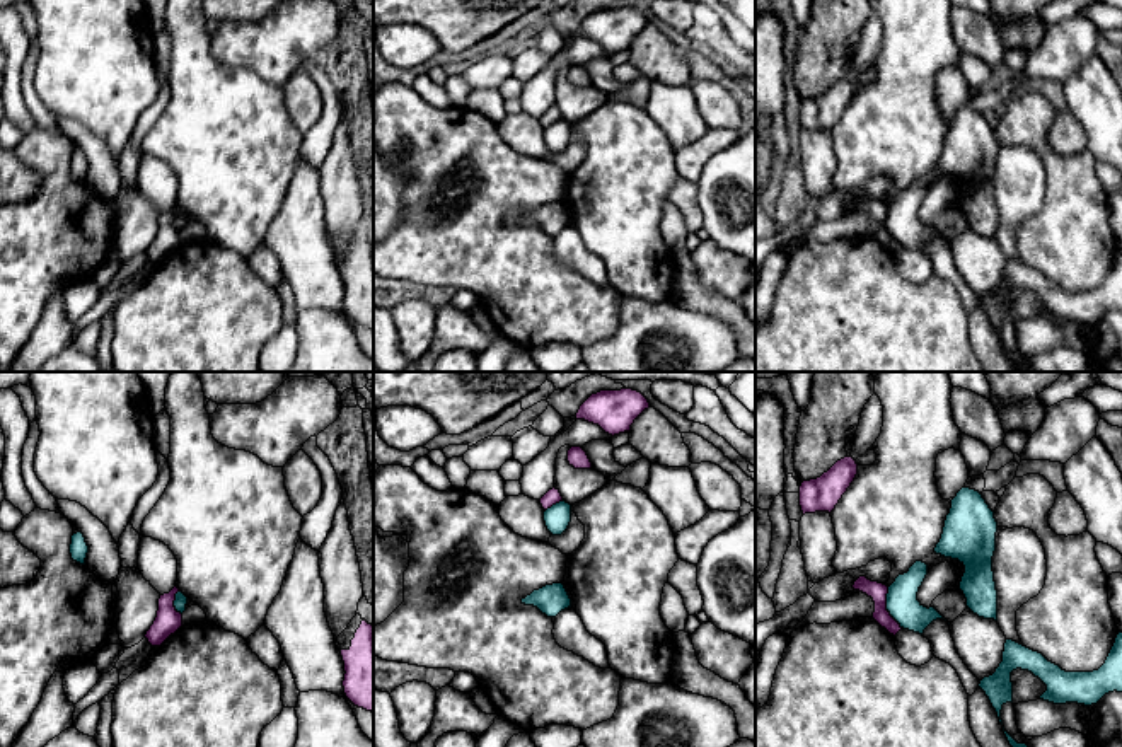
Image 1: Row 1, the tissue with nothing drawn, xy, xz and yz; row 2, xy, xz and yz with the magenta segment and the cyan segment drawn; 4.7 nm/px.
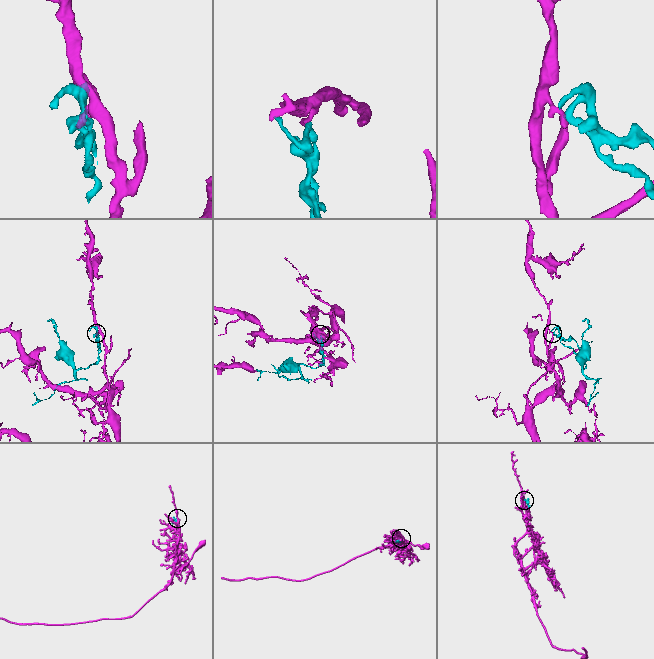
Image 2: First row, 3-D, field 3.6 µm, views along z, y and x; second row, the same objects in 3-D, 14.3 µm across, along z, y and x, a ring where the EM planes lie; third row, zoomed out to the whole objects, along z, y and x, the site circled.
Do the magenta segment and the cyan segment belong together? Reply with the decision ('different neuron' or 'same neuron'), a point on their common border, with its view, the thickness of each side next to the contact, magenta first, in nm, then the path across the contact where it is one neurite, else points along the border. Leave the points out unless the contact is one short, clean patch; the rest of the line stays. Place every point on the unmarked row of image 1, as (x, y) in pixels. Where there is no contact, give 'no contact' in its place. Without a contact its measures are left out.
different neuron; meets magenta in yz at (885, 225); 80 nm thick on the magenta side, 150 nm on the other; border along yz (887, 205), (887, 229), (901, 246)

